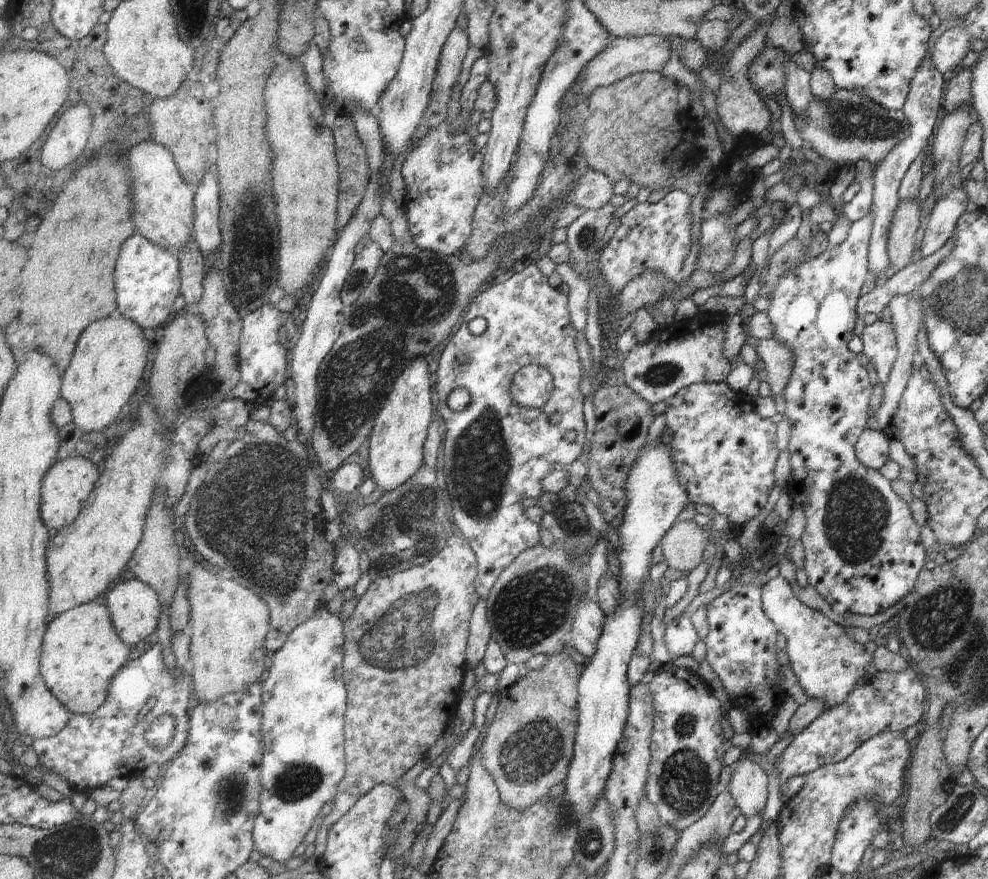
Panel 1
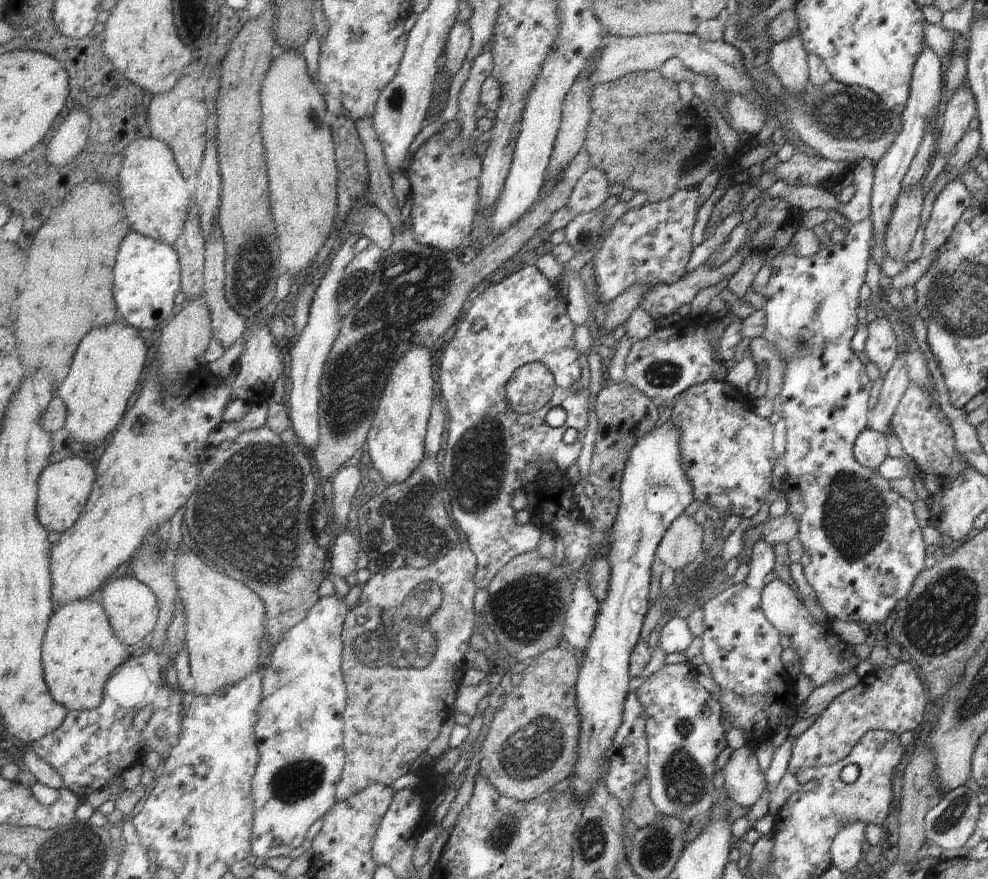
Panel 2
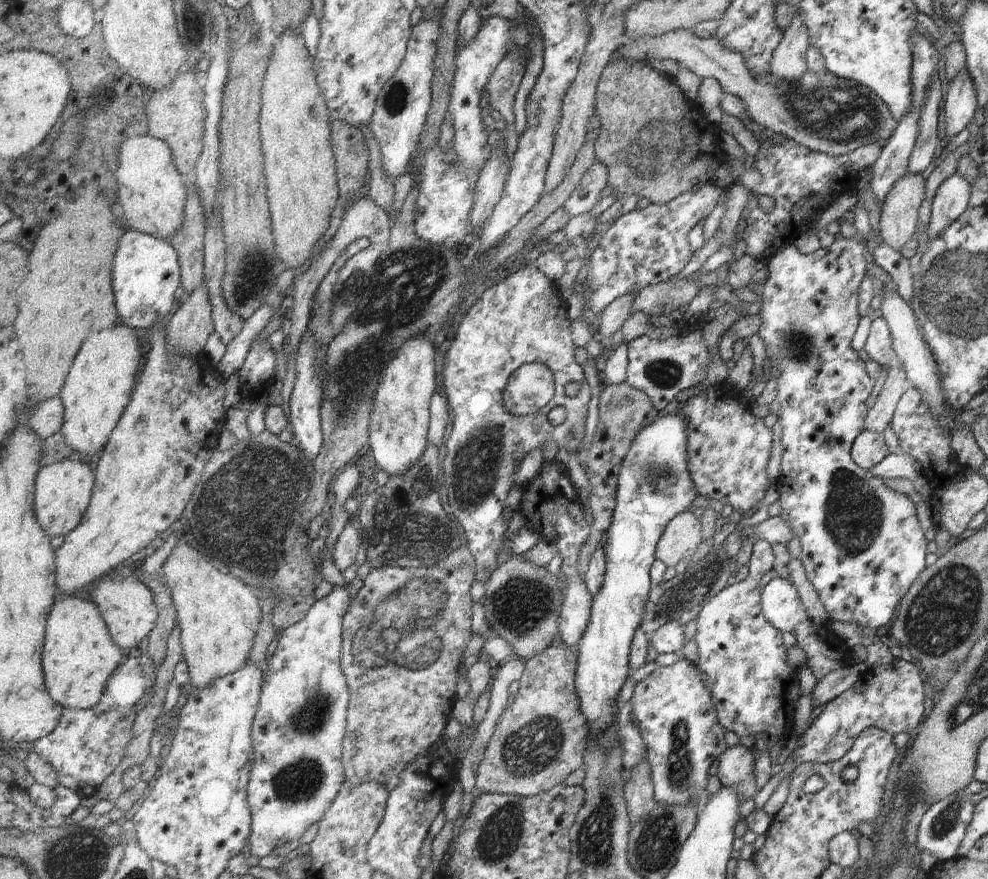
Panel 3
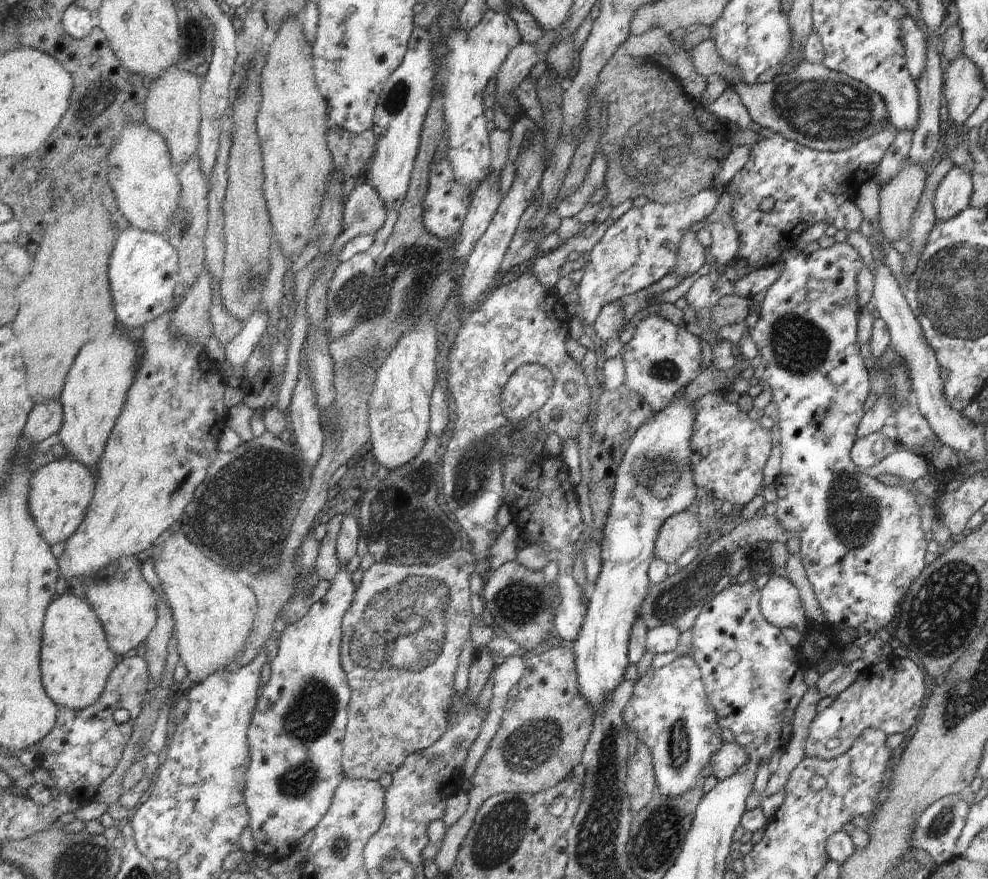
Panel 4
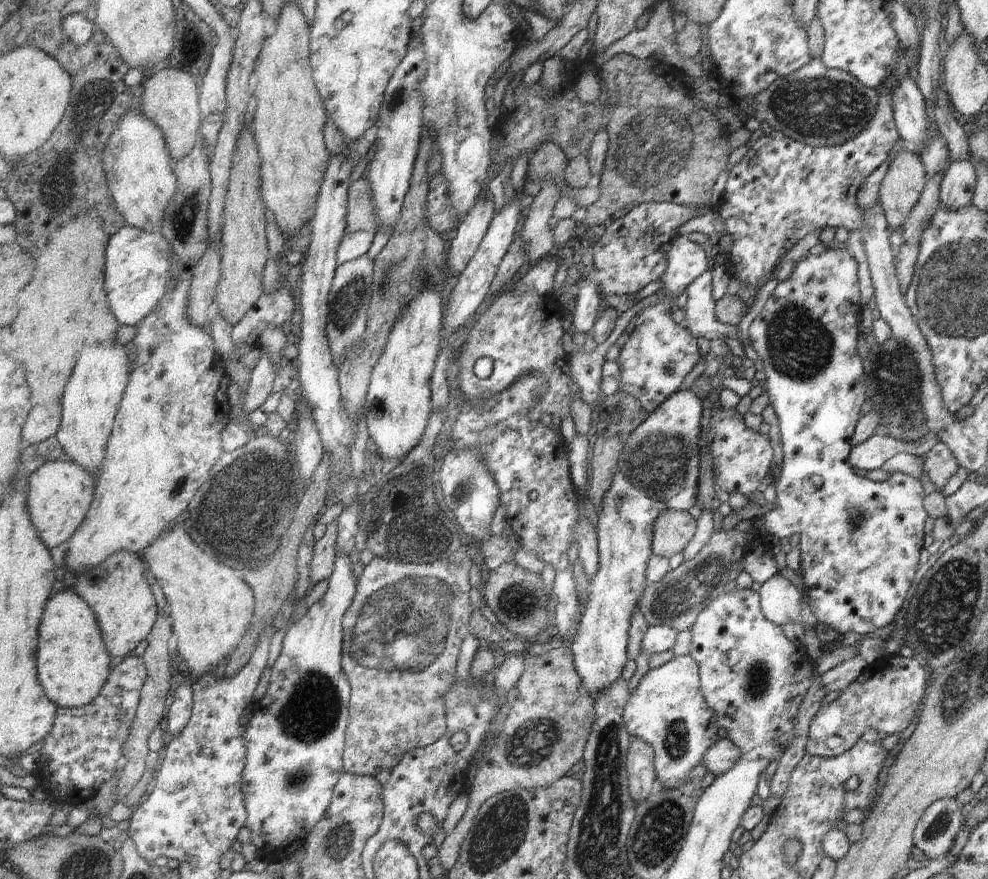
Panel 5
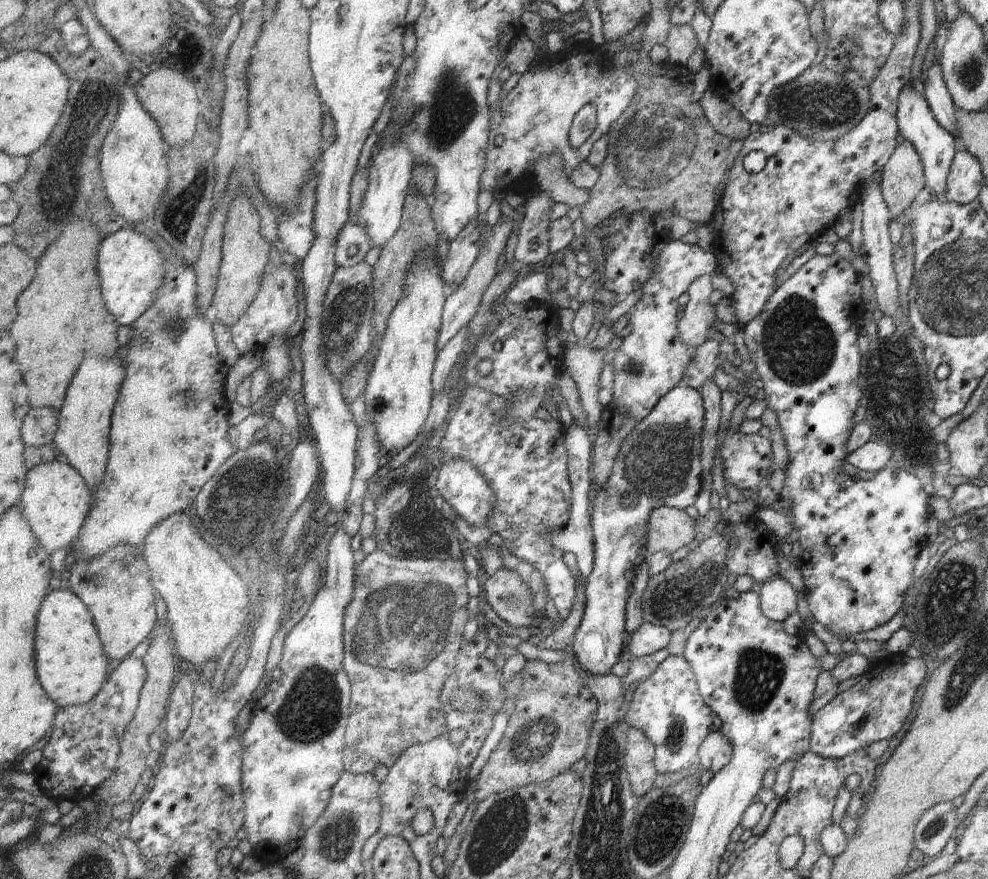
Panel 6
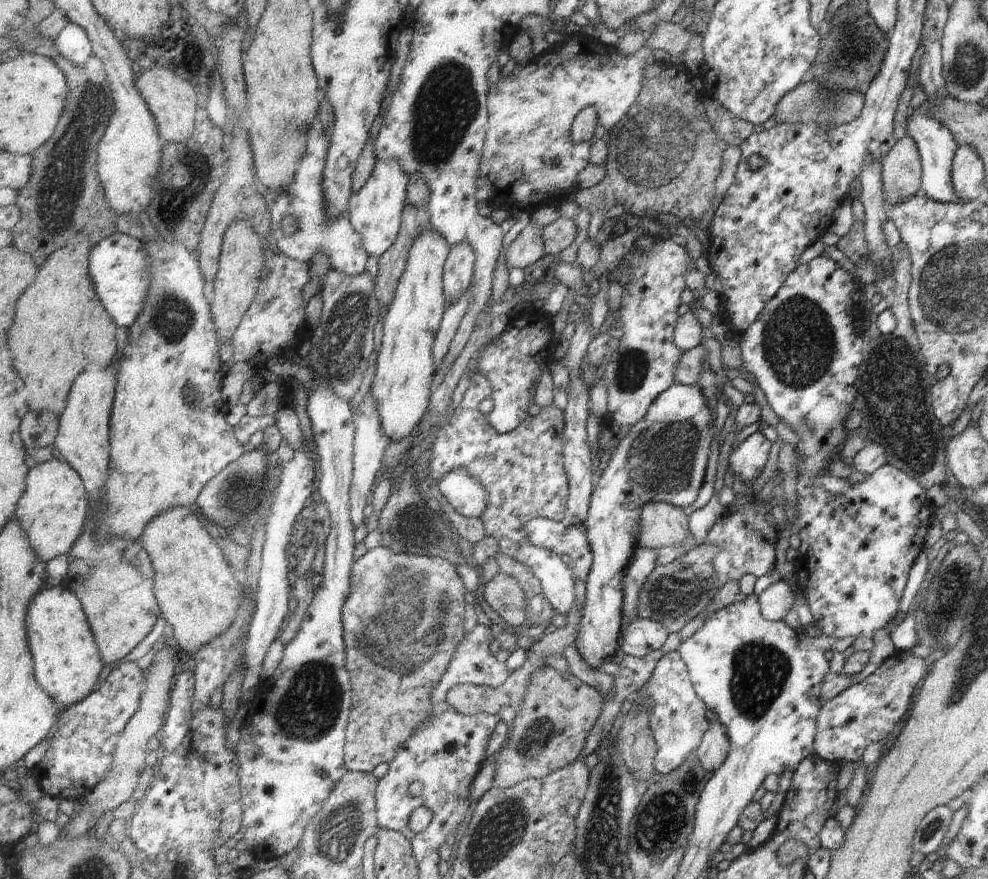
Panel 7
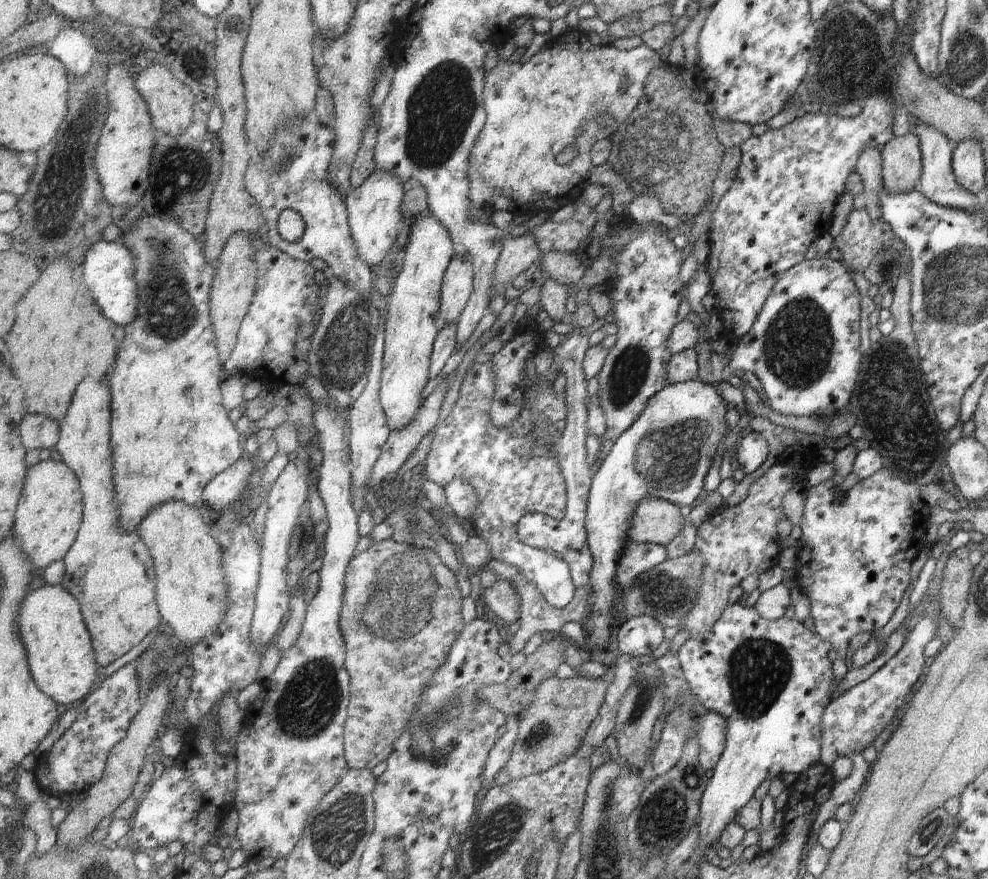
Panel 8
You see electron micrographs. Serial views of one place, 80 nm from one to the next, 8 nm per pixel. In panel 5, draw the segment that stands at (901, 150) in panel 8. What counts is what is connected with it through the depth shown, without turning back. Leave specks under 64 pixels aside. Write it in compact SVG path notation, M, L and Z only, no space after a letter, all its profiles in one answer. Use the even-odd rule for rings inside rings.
M909 146L897 152L895 156L885 164L886 171L878 188L877 202L882 208L888 229L891 231L901 230L902 224L908 217L909 211L917 202L922 188L925 186L927 174L919 154L911 152Z

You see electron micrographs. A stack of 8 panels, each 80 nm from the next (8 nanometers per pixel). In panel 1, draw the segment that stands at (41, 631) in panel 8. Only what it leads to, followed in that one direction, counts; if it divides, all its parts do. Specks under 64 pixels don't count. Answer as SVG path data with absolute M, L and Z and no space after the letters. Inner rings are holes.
M87 602L51 619L44 637L41 673L52 694L72 714L93 714L108 701L113 678L129 665L131 651L117 634L105 603Z

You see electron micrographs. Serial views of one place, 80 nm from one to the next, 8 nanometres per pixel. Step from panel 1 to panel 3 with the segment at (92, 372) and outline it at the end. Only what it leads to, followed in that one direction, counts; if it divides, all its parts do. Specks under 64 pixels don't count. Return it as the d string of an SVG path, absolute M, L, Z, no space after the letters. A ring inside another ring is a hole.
M118 324L112 329L102 330L87 338L59 394L65 409L61 433L69 446L76 450L76 457L87 462L93 454L108 445L113 430L131 402L141 360L141 346L137 342L135 329L130 326Z

